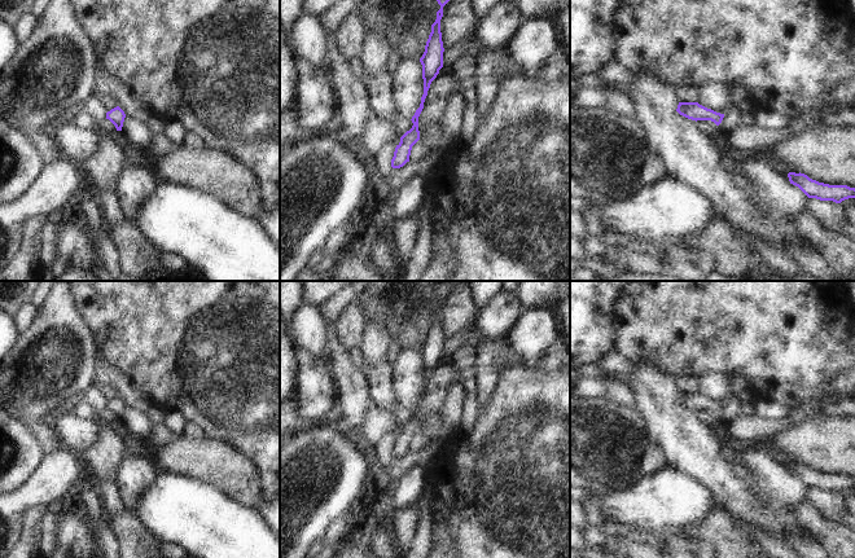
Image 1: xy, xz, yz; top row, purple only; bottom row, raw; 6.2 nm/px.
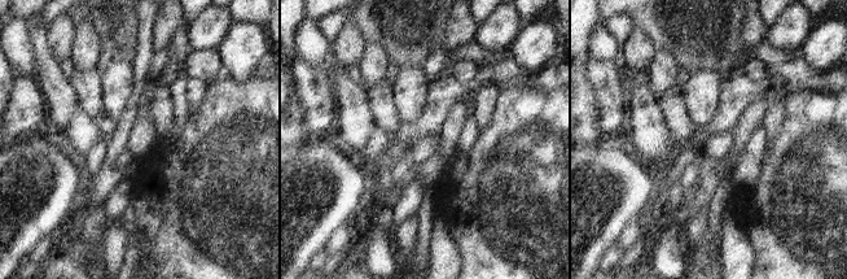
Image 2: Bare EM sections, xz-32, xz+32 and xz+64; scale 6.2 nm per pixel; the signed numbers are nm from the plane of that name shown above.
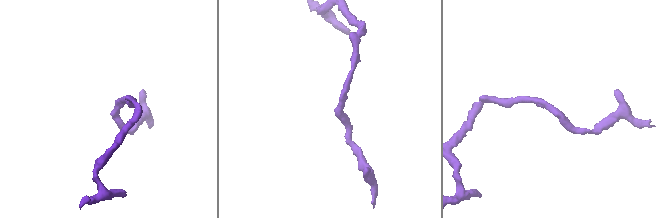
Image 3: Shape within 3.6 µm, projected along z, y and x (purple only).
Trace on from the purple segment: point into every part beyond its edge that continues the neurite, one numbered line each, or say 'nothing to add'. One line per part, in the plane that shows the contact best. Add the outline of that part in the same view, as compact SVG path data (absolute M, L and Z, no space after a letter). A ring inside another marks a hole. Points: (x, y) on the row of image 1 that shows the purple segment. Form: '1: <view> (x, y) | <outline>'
nothing to add

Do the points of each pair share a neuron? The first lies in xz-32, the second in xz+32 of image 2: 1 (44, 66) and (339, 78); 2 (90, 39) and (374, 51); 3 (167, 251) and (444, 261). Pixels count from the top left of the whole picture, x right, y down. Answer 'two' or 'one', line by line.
1: one
2: one
3: two

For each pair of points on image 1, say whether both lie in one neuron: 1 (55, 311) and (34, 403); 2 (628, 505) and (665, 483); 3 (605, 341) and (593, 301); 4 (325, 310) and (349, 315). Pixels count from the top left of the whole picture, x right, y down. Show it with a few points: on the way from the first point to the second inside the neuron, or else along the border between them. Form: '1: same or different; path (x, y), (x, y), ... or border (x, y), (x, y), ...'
1: same; path (55, 334), (55, 356), (34, 379)
2: same; path (638, 505), (643, 505), (656, 492)
3: same; path (595, 330), (593, 311)
4: different; border (355, 299), (343, 308), (334, 321)

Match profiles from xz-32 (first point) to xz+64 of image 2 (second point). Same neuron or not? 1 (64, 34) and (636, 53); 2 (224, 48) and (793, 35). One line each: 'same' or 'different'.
1: same
2: different

